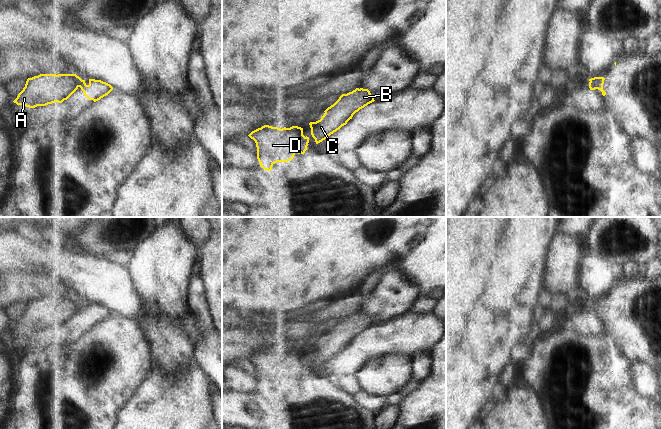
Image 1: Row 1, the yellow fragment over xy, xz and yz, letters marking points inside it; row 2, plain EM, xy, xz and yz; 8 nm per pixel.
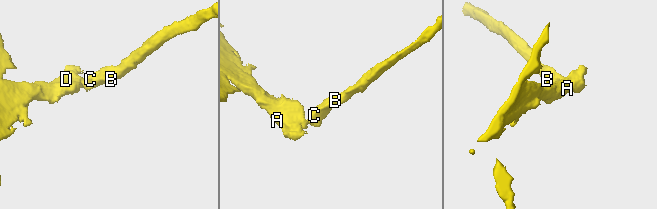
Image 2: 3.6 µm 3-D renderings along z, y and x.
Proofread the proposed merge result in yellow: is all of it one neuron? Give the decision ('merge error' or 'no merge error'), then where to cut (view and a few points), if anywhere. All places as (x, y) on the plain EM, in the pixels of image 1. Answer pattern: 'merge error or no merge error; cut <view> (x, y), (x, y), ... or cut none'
merge error; cut xy (82, 304), (78, 310)

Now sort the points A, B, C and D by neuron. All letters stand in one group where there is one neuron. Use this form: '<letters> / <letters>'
A D / B C

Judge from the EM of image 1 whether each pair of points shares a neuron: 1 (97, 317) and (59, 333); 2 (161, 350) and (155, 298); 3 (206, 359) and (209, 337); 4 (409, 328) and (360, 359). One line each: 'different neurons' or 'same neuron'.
1: same neuron
2: same neuron
3: same neuron
4: same neuron

